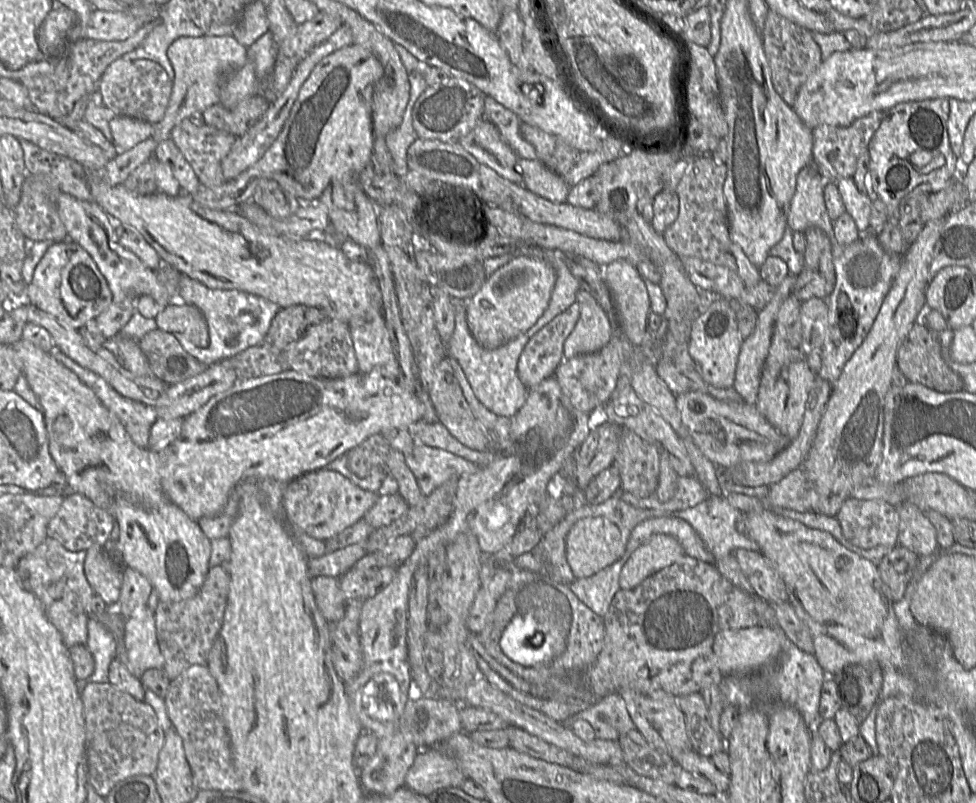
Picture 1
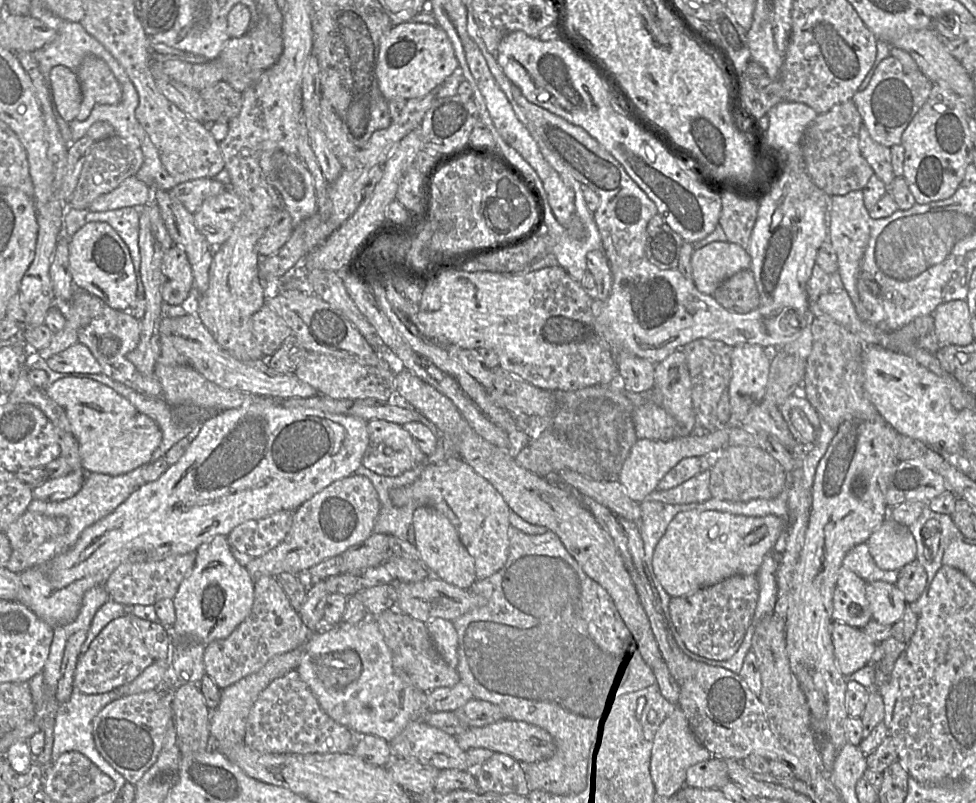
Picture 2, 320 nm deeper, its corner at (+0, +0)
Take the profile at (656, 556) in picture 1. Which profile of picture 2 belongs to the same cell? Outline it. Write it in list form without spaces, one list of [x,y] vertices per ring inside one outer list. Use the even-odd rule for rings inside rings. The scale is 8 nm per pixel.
[[[687,511],[677,514],[674,519],[669,523],[664,535],[658,541],[652,558],[651,558],[651,569],[652,573],[658,582],[661,584],[663,589],[671,597],[681,597],[690,595],[700,589],[712,586],[726,578],[735,575],[752,575],[756,574],[759,567],[761,566],[764,557],[771,552],[772,547],[777,543],[780,537],[783,535],[785,530],[785,520],[778,516],[768,515],[764,517],[747,517],[743,515],[733,515],[719,511]]]

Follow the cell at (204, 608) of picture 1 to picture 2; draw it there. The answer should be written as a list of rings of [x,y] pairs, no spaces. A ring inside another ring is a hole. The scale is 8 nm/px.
[[[253,577],[254,603],[248,617],[227,637],[204,646],[205,673],[221,689],[259,671],[274,656],[305,644],[310,632],[275,577]]]

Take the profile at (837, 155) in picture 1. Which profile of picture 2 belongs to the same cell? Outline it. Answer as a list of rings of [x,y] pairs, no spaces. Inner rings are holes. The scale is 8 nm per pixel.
[[[894,57],[882,60],[873,74],[868,86],[854,94],[851,100],[856,105],[863,126],[868,130],[871,138],[886,147],[901,143],[901,137],[913,117],[928,99],[933,83],[920,71],[910,70]]]

